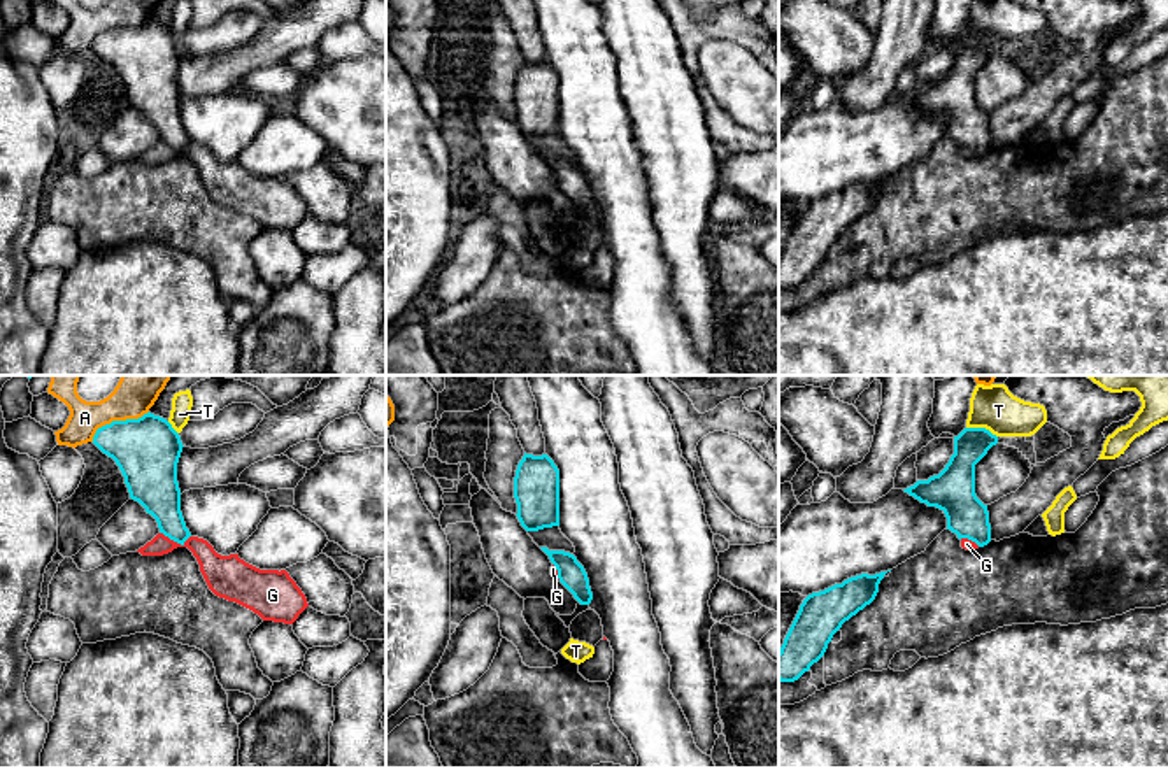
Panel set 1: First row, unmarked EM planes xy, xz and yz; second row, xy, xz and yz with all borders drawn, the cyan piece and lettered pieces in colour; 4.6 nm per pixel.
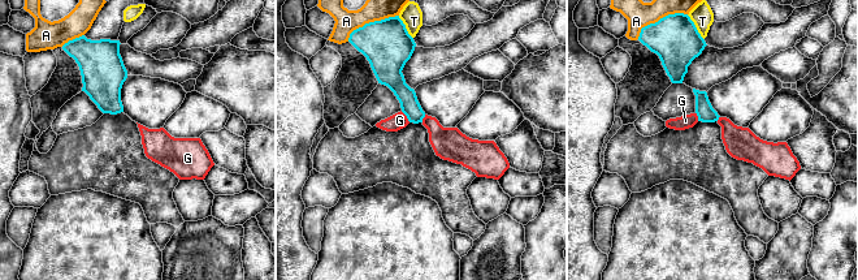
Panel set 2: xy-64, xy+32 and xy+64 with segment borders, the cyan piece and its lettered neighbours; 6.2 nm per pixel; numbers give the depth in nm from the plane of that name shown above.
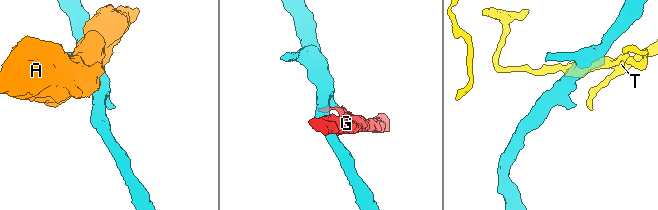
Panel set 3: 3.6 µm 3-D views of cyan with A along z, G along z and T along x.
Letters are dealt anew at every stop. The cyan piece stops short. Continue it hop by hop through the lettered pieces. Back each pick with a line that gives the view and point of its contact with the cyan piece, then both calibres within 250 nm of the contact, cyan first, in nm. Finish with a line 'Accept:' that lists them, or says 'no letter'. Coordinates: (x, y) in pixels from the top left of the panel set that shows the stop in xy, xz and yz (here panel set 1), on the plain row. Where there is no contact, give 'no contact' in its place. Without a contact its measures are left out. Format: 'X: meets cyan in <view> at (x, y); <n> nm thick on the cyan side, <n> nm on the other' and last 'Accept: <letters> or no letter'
Accept: no letter

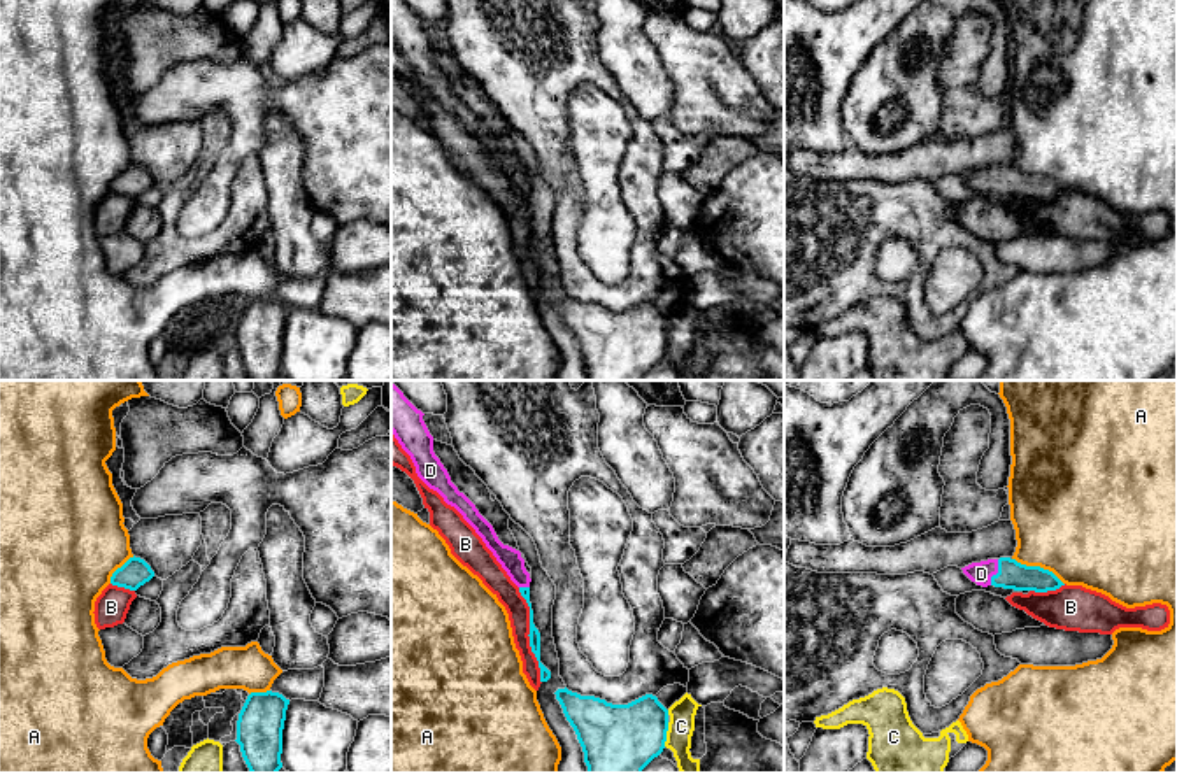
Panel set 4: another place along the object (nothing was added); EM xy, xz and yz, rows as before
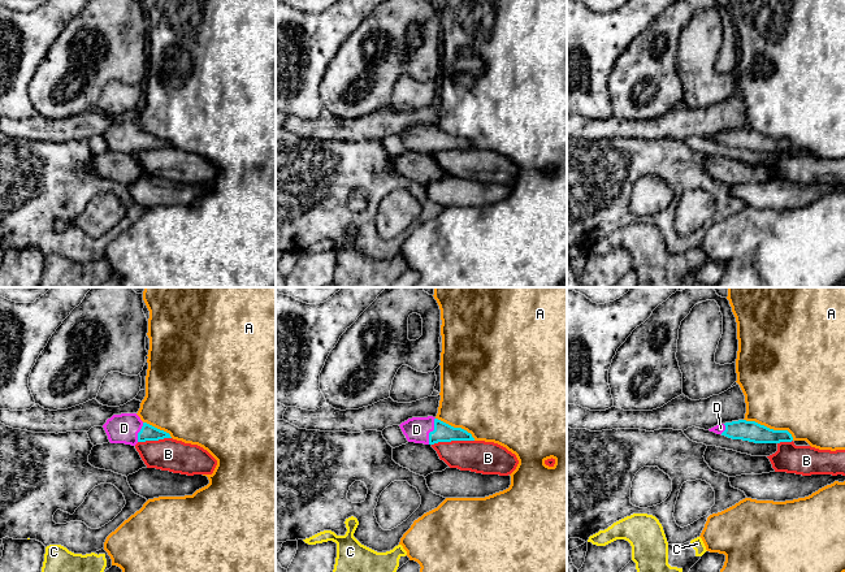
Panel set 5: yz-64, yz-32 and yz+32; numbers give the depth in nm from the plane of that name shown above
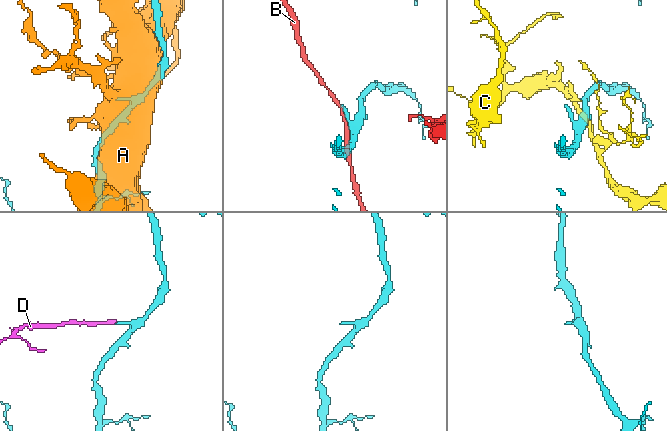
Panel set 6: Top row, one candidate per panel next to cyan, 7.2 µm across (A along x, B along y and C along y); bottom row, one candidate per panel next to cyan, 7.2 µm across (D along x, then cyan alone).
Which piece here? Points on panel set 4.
D: meets cyan in yz at (998, 179); 130 nm thick on the cyan side, 100 nm on the other
Accept: D

